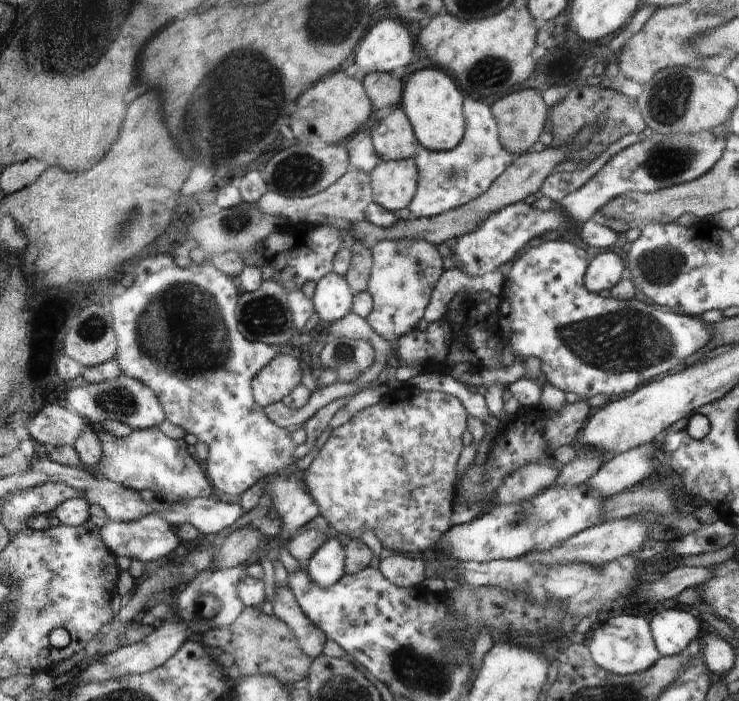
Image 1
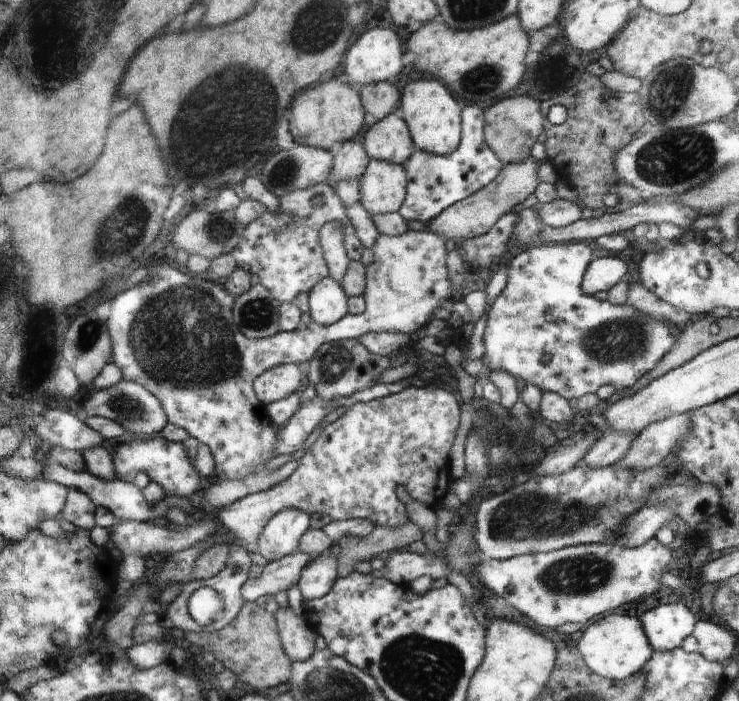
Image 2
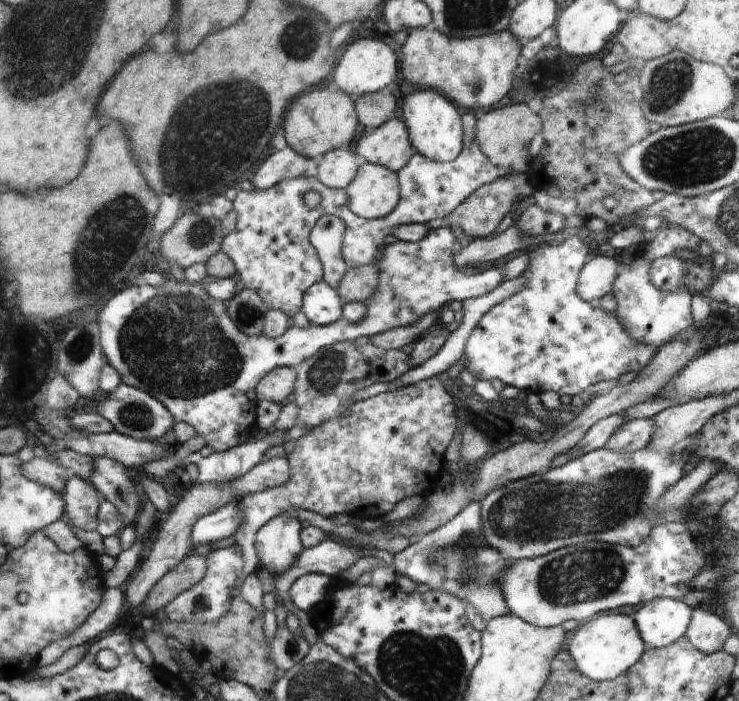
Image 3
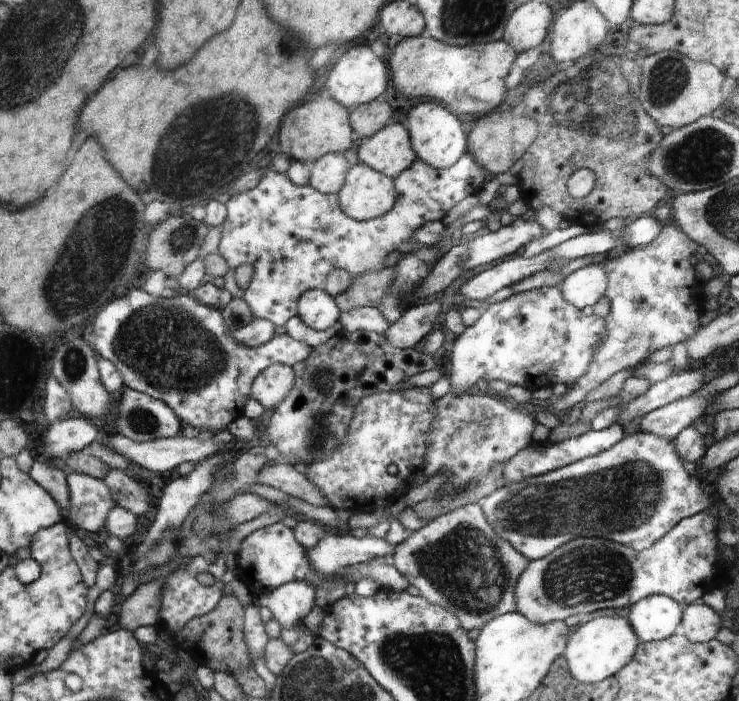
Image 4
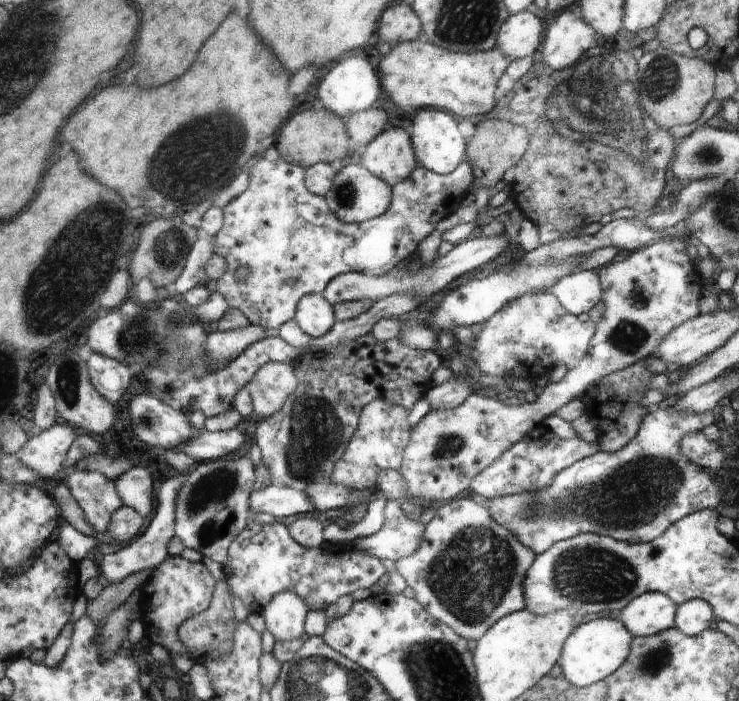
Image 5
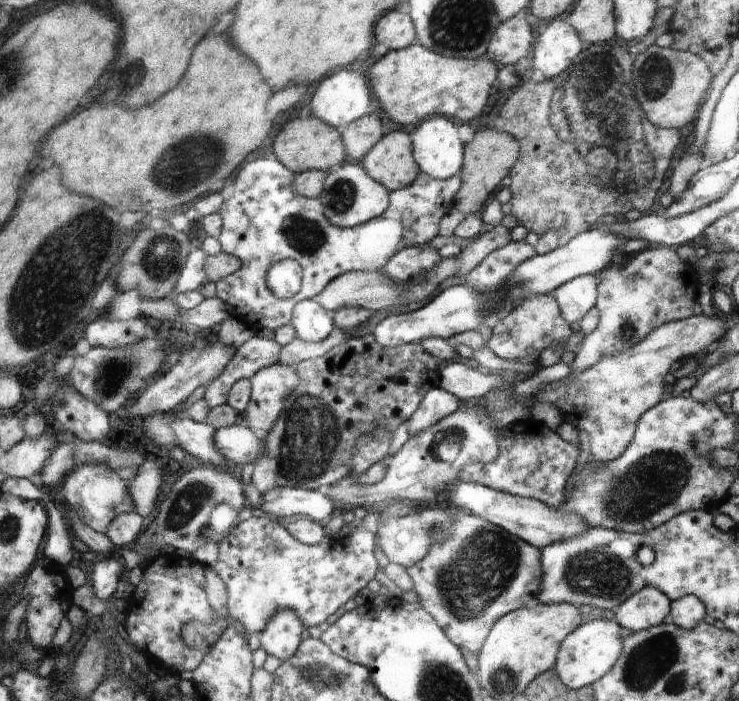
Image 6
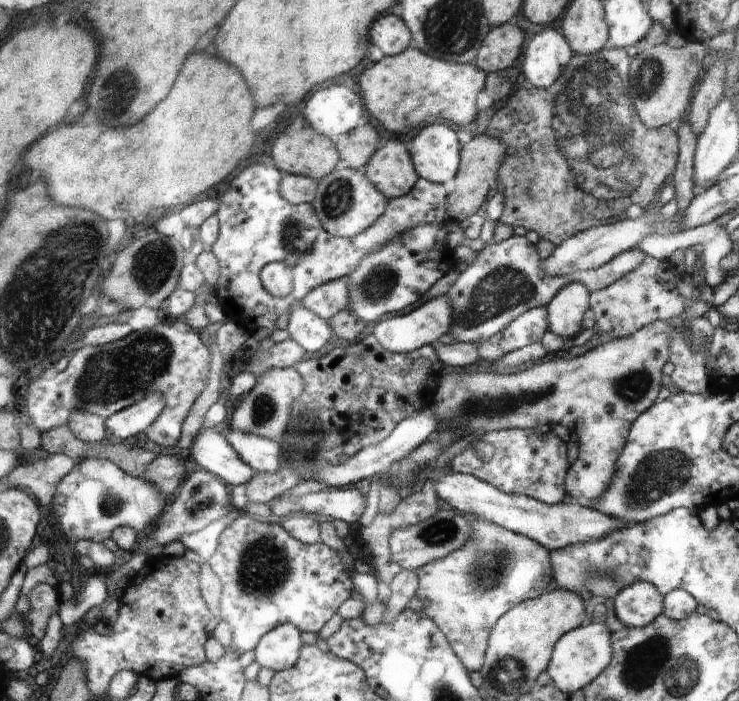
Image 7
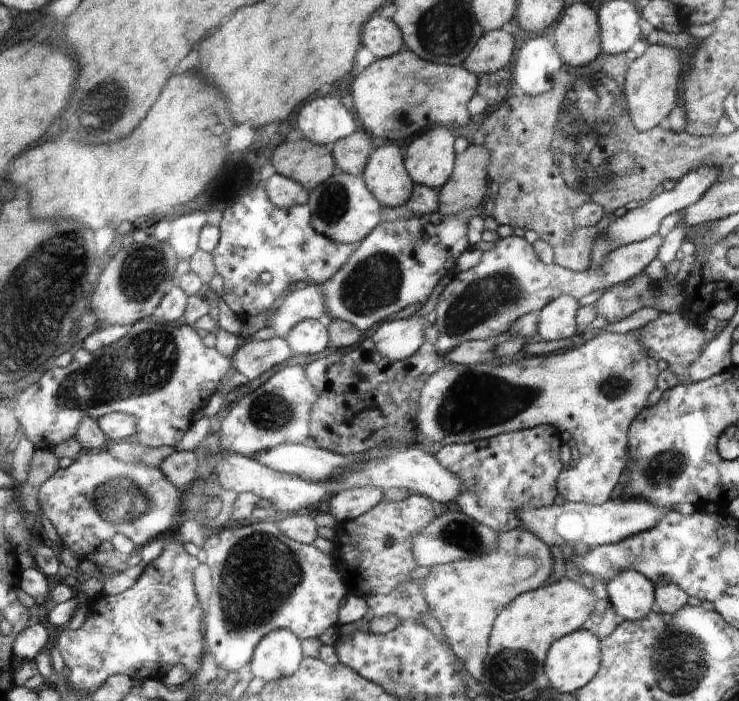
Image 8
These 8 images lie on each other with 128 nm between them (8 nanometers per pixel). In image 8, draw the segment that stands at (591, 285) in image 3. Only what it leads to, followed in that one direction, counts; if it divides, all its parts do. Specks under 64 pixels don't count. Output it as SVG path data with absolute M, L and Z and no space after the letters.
M560 296L538 312L537 333L544 341L580 337L576 328L578 302L572 296Z

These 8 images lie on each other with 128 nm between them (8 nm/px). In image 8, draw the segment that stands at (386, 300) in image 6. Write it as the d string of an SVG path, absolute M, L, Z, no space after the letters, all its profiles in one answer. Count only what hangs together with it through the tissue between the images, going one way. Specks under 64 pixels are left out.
M318 285L298 286L282 300L282 304L269 321L274 337L285 338L286 334L302 320L320 320L328 326L331 317L326 314L324 292Z

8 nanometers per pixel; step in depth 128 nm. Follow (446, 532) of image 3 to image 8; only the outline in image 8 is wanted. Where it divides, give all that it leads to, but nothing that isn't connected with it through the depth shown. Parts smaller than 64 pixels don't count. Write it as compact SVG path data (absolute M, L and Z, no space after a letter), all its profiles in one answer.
M520 527L498 533L498 544L496 544L496 550L492 550L492 554L436 565L431 568L430 574L424 579L425 602L430 606L431 616L442 626L450 648L457 659L462 660L464 670L475 682L480 683L483 678L492 622L496 620L500 610L504 610L504 606L513 603L516 596L544 586L553 573L554 562L549 545L545 544L540 537L534 536L532 532Z

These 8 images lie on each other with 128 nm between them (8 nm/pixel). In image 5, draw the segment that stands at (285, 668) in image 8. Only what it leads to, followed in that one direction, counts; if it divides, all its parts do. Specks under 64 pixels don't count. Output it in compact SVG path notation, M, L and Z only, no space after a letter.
M282 591L261 610L265 626L277 641L287 643L305 632L305 619L310 612L307 602L291 591Z

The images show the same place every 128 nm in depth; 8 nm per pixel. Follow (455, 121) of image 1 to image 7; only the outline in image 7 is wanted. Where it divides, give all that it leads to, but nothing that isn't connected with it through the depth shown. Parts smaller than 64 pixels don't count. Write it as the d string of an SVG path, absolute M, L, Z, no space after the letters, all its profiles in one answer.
M430 124L416 138L407 140L418 178L432 184L452 183L460 163L460 144L456 132L446 124Z

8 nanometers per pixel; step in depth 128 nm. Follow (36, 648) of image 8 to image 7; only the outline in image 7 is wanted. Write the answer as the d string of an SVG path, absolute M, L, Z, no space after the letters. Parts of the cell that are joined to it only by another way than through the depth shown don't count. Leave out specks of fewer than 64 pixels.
M42 580L36 584L29 595L31 599L31 609L27 614L26 622L30 628L31 639L37 643L46 638L48 624L52 616L61 613L60 585L54 587Z

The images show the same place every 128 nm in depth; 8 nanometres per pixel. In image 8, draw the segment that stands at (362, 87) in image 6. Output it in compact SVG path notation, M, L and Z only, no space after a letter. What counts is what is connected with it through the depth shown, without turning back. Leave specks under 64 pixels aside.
M326 96L326 98L314 98L310 102L306 102L300 112L298 112L298 128L304 132L304 139L318 146L332 146L332 142L336 142L338 138L346 139L354 130L356 130L356 120L350 114L350 110L346 110L346 106L342 106L342 102L334 96Z

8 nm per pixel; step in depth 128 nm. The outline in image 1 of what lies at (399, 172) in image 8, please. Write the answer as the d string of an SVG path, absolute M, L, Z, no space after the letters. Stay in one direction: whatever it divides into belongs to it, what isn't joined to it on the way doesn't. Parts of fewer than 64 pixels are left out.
M402 106L386 118L373 122L370 132L374 148L382 161L409 159L416 154L419 140Z

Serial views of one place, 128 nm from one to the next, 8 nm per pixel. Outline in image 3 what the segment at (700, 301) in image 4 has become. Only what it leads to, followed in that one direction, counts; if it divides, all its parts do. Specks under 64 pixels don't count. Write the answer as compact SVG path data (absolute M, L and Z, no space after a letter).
M664 227L659 230L654 240L635 258L631 266L621 265L619 275L615 281L613 293L617 302L614 314L621 320L627 331L634 337L634 340L652 345L655 350L664 343L669 343L672 339L678 338L682 330L687 330L692 324L690 316L691 296L686 291L671 293L658 288L649 275L653 260L668 256L678 248L688 248L688 250L698 250L699 236L691 233L684 227L672 228L668 230Z

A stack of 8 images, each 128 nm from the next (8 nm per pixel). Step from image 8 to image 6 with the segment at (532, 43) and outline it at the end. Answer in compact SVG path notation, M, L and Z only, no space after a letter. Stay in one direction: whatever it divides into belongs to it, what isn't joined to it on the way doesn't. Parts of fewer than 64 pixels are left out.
M559 18L554 22L546 22L546 30L540 34L534 44L534 66L546 76L558 76L564 72L574 58L584 50L584 42L580 40L579 32L566 20Z

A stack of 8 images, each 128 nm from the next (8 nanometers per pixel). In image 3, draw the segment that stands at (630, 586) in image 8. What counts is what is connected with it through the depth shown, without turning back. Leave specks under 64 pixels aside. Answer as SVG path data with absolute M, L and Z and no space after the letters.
M657 598L649 600L648 604L644 603L632 617L646 646L657 649L682 639L682 636L686 634L686 630L689 630L688 622L692 622L692 614L692 610L684 602L678 602L678 599Z

